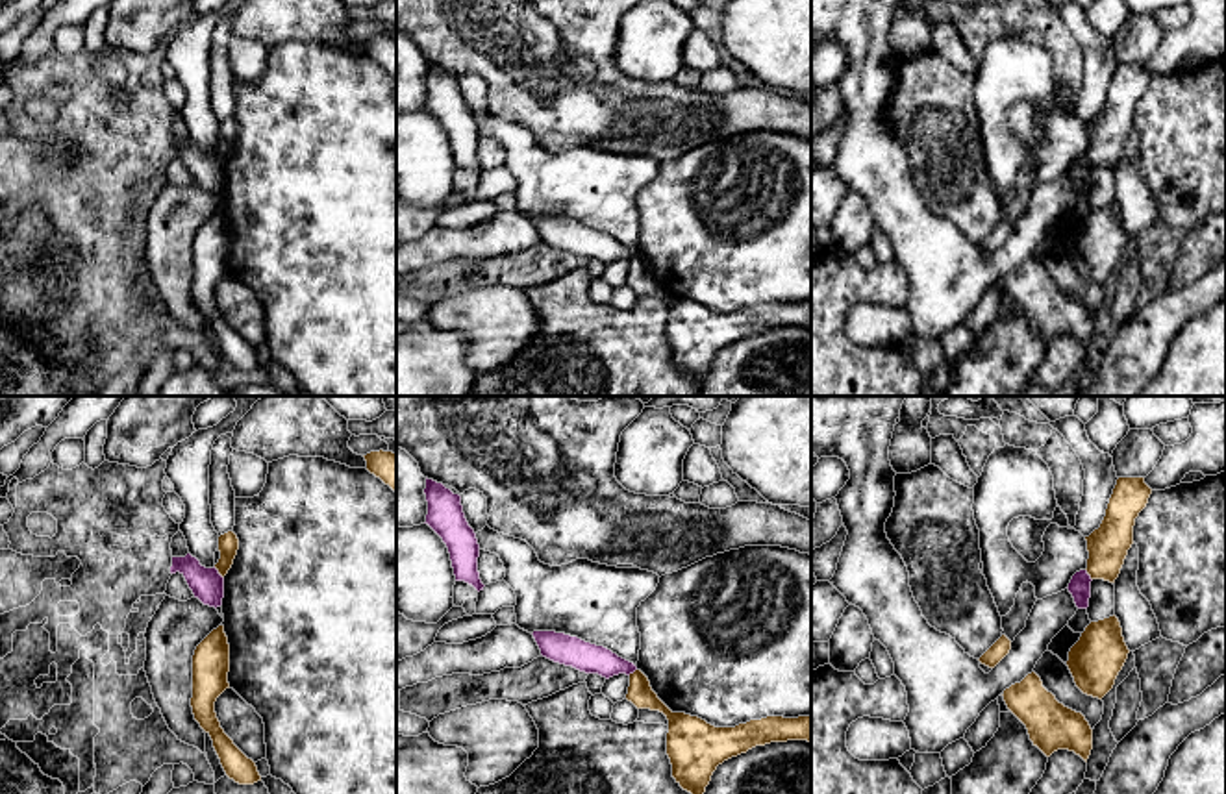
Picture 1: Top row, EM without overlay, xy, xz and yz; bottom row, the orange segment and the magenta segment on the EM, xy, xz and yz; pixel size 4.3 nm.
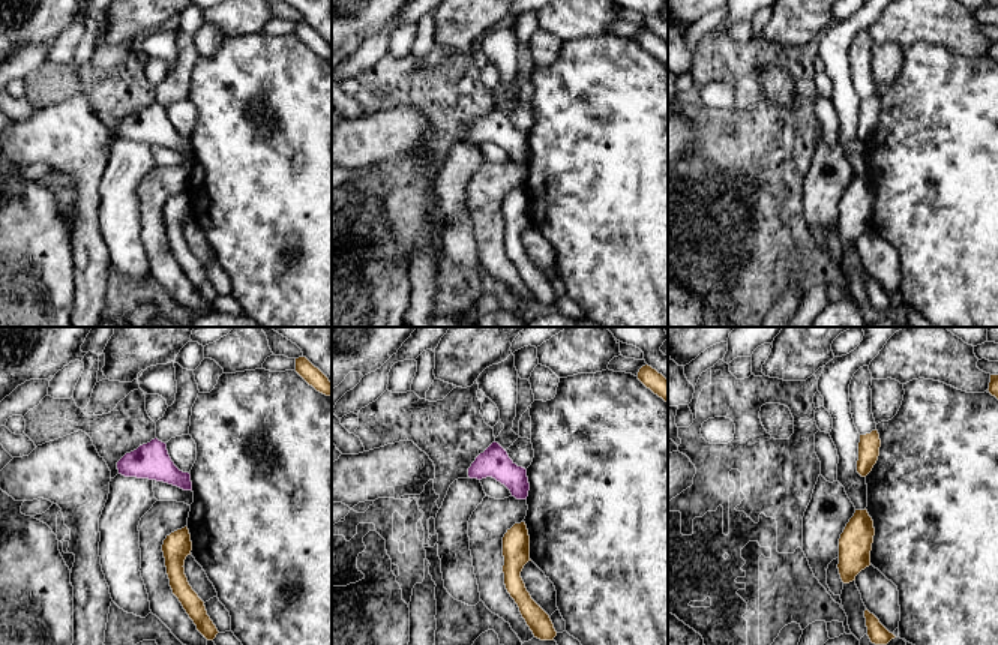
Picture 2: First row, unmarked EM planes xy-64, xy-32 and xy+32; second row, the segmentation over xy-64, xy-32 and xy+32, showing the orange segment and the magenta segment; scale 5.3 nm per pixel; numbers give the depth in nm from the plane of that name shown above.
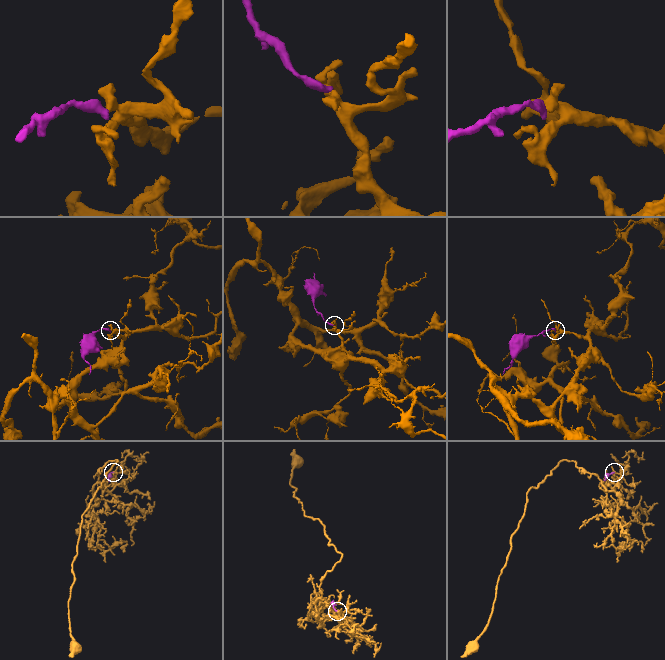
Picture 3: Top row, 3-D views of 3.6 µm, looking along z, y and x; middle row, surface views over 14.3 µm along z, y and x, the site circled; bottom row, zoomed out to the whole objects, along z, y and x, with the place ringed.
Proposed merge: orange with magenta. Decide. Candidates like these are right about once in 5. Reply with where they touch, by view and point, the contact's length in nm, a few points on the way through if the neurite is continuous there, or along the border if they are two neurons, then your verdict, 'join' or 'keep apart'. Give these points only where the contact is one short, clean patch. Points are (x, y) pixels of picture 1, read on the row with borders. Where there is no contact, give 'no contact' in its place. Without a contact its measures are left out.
meets orange in xy at (219, 572); contact 70 nm long; border along xy (213, 567), (223, 578); keep apart

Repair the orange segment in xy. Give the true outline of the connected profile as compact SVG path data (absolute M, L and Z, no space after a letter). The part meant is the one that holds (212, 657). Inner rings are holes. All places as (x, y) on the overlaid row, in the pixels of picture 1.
M219 626L194 650L191 707L194 720L211 737L226 775L239 785L254 785L261 781L256 763L224 733L215 713L217 698L230 689L228 672L230 644L224 626Z

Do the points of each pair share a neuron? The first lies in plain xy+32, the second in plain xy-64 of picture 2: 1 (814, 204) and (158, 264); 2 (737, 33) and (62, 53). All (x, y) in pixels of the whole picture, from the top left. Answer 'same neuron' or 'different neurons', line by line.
1: same neuron
2: same neuron

